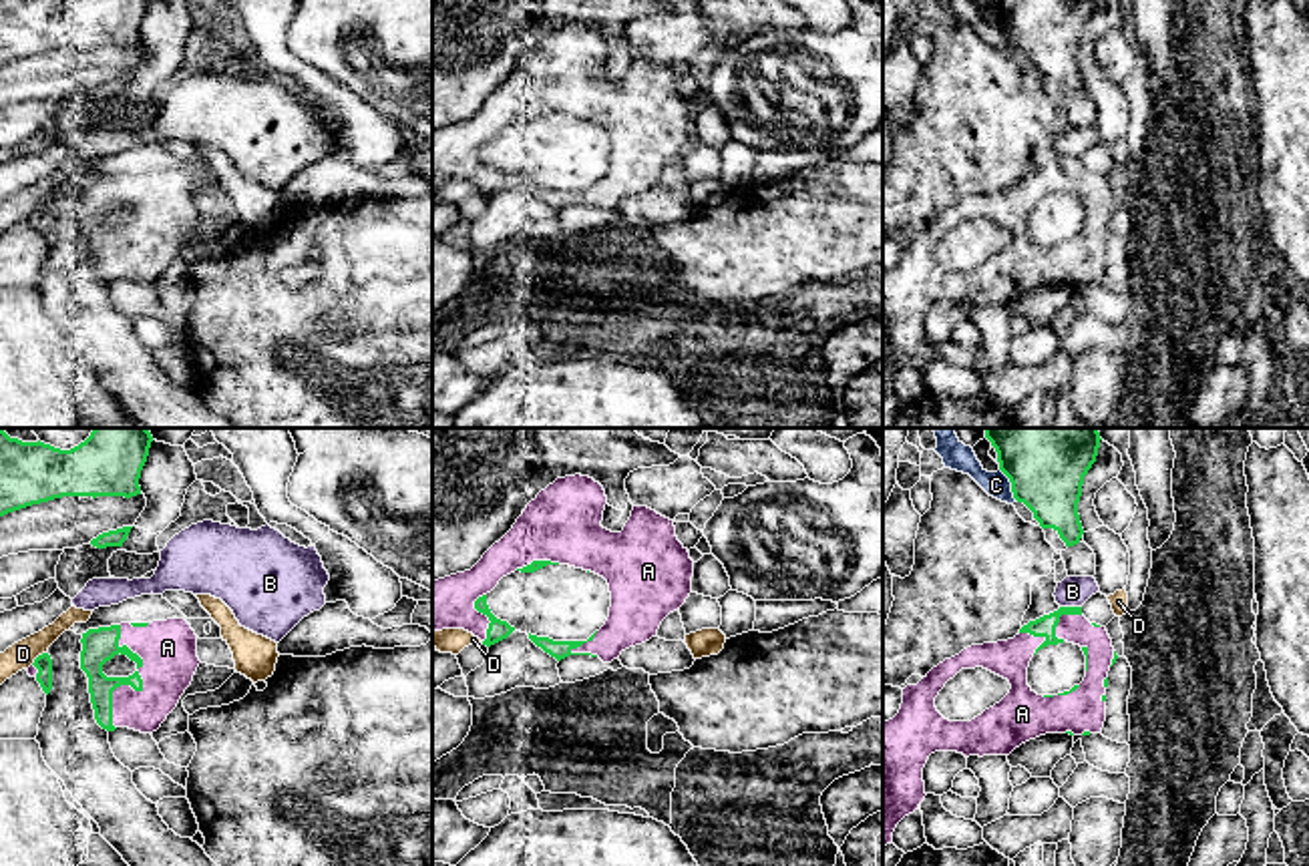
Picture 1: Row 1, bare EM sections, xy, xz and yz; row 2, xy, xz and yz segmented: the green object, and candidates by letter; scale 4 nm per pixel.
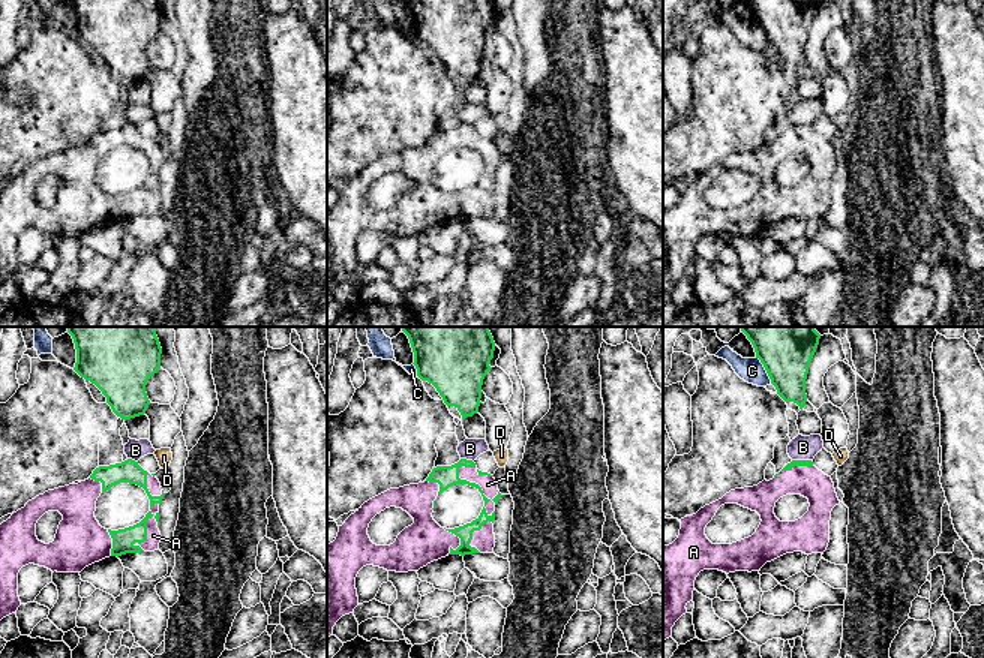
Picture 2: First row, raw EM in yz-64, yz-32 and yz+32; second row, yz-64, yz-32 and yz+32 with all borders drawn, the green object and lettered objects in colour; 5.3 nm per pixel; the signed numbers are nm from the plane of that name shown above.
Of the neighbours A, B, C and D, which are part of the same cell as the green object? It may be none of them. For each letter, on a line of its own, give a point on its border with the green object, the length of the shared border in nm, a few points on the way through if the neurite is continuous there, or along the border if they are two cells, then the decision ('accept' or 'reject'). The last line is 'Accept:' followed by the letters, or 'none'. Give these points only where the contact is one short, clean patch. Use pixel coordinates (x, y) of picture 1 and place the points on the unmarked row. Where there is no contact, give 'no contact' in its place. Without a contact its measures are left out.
A: contact xy (141, 236); length 420 nm; accept
B: contact yz (1070, 157); length 90 nm; reject
C: contact yz (1012, 35); length 140 nm; border yz (1000, 19), (1016, 49); reject
D: contact xy (37, 207); length 80 nm; border xy (45, 201), (31, 213); reject
Accept: A

